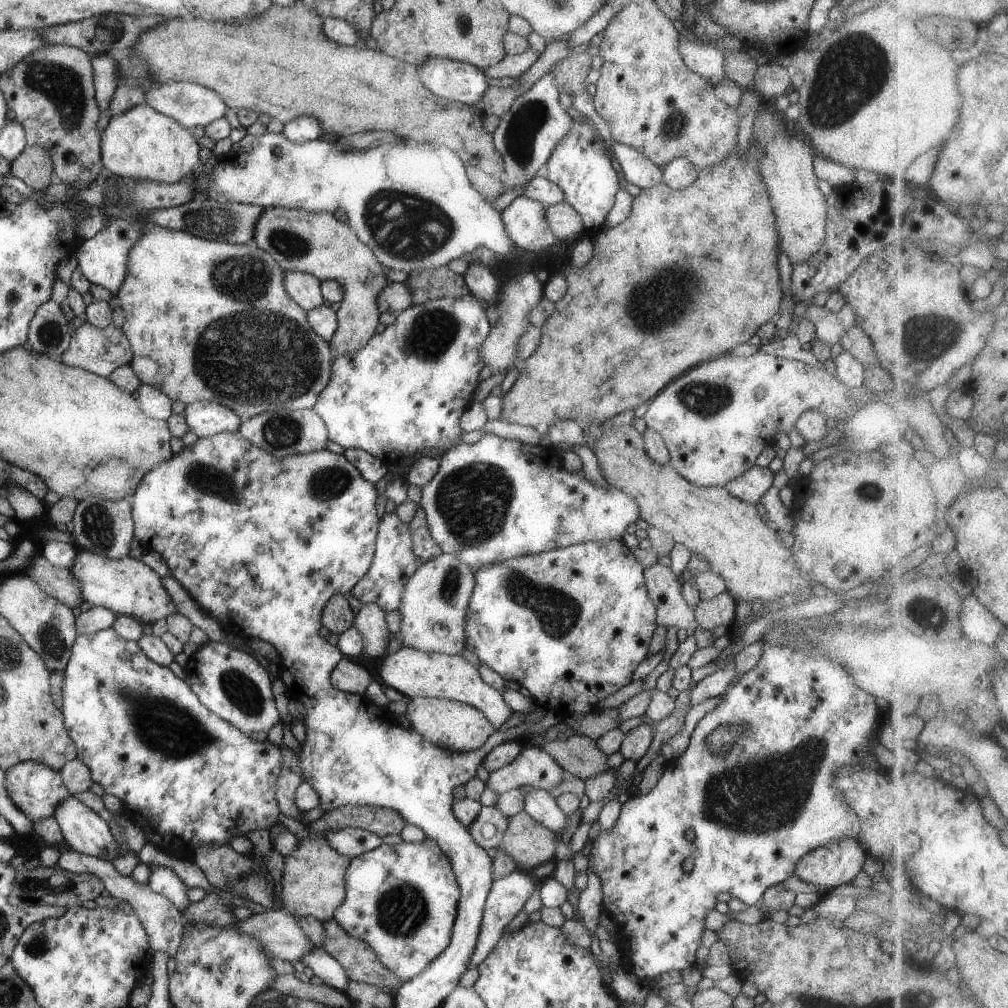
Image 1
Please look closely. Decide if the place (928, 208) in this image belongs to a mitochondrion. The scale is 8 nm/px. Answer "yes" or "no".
no

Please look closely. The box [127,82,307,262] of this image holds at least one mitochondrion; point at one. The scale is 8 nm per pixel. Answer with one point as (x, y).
(218, 220)

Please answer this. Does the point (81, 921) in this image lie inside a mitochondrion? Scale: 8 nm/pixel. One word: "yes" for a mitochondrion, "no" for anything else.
no

